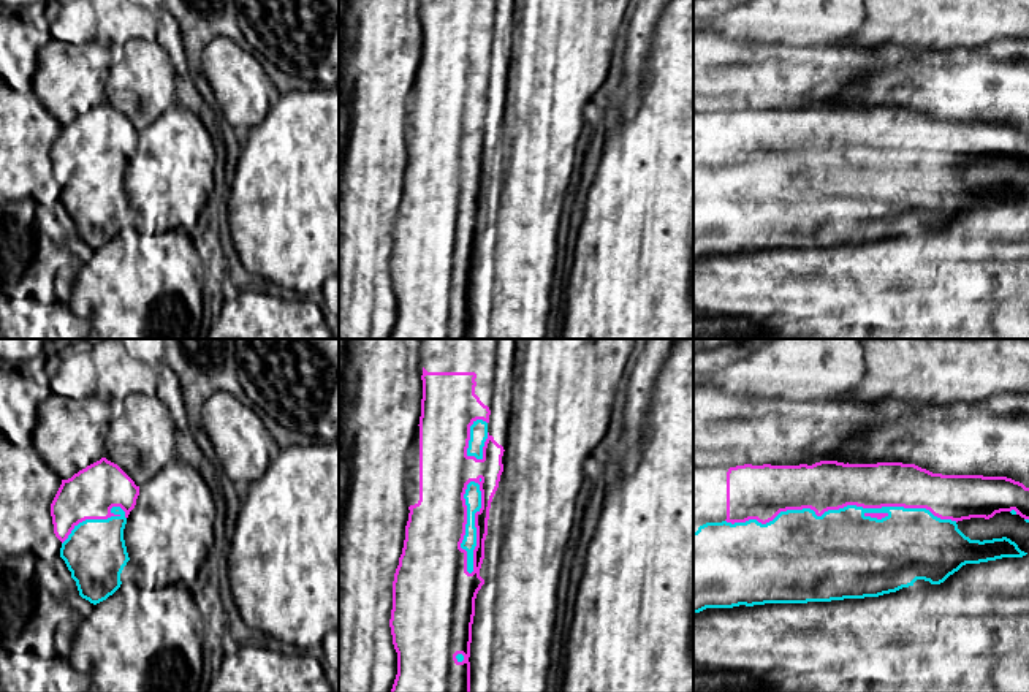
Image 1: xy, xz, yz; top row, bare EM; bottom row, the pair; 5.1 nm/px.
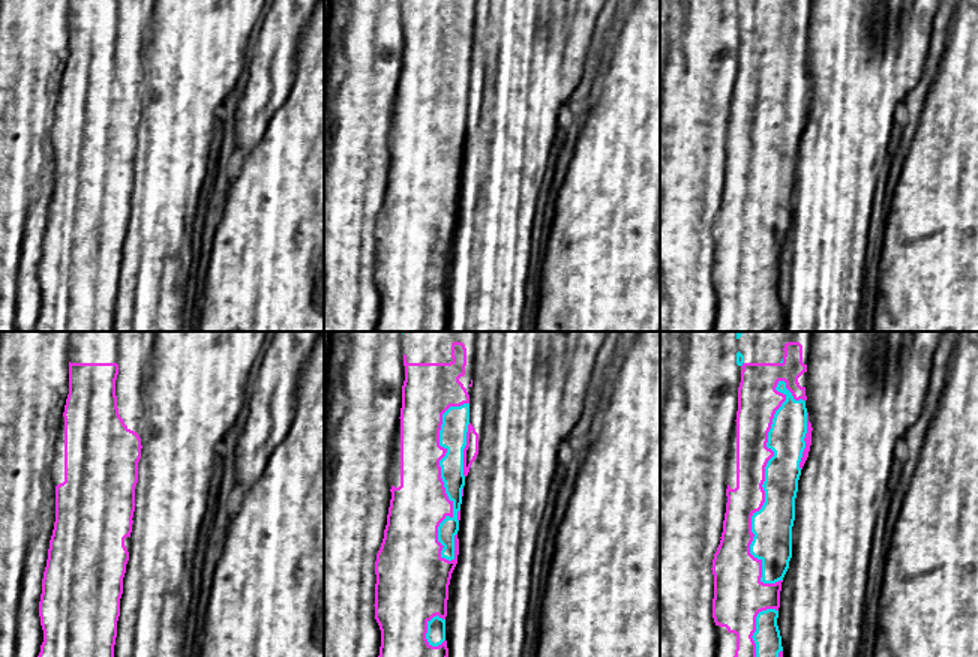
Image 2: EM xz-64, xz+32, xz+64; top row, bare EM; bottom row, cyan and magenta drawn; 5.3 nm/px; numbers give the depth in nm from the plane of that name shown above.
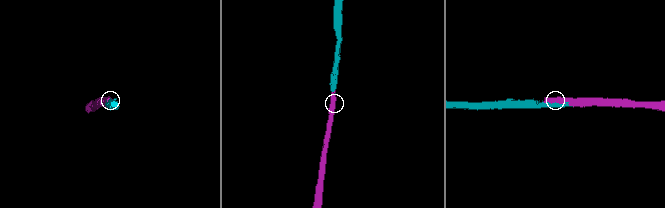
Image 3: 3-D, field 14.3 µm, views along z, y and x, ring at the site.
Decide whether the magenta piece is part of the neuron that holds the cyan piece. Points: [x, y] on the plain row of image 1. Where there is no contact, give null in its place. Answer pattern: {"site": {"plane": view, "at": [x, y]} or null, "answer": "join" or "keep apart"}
{"site": {"plane": "yz", "at": [841, 154]}, "answer": "join"}

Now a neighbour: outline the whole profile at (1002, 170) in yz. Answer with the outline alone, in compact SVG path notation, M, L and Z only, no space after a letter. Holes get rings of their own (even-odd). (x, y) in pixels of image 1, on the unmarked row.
M1010 157L996 158L993 163L970 163L958 166L958 174L970 185L993 185L1007 182L1029 200L1029 168Z

